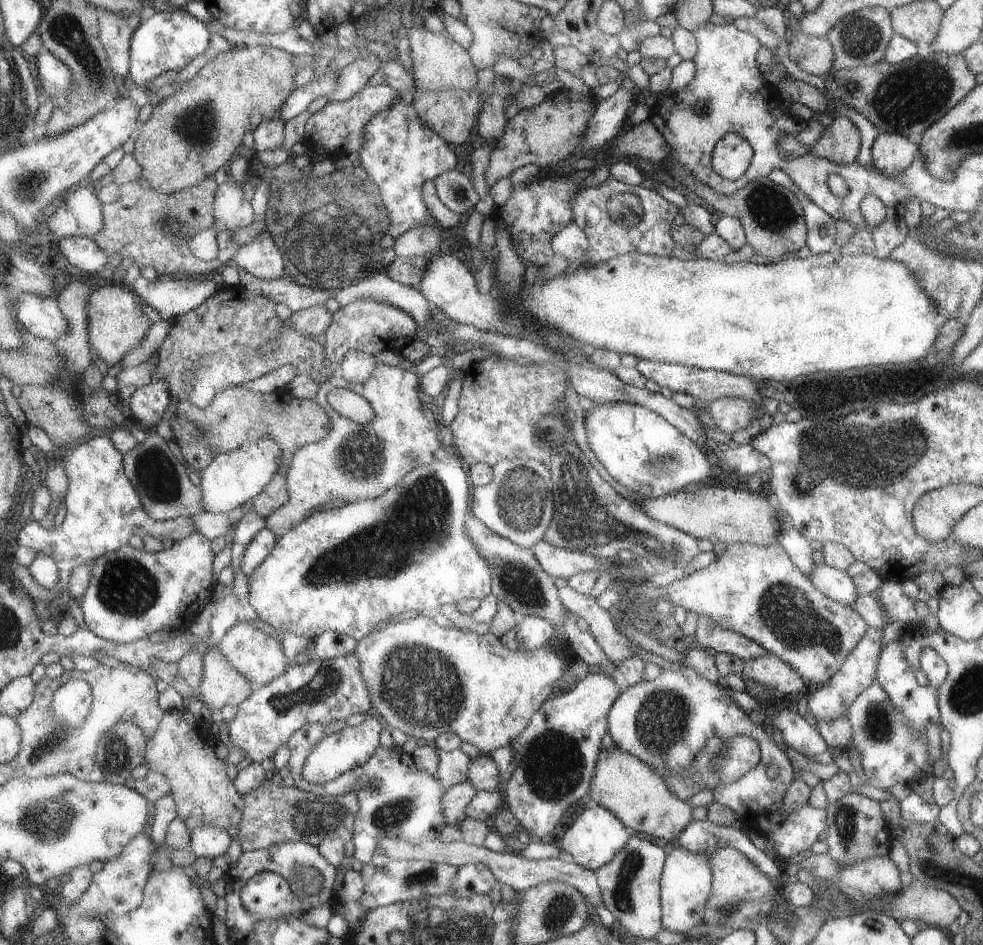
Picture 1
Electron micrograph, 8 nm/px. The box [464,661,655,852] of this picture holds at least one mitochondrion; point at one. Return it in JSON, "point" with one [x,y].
{"point":[553,761]}

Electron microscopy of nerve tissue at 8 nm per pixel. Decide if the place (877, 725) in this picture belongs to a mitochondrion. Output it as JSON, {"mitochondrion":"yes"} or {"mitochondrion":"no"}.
{"mitochondrion":"yes"}

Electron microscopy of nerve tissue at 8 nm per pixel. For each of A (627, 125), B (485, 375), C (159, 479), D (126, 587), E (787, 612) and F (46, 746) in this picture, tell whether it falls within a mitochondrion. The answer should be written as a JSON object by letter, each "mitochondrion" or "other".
{"A":"other","B":"other","C":"mitochondrion","D":"mitochondrion","E":"mitochondrion","F":"mitochondrion"}

